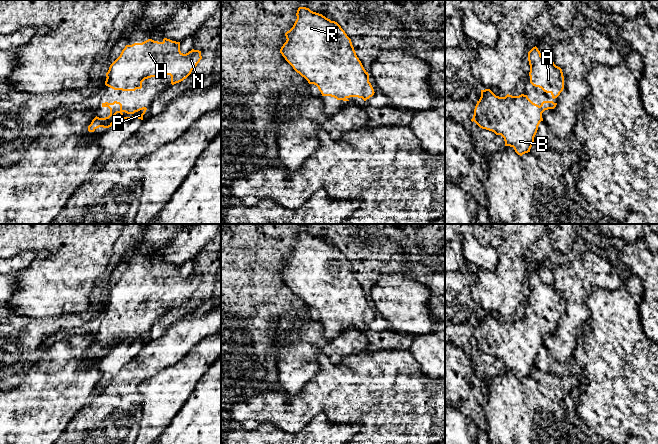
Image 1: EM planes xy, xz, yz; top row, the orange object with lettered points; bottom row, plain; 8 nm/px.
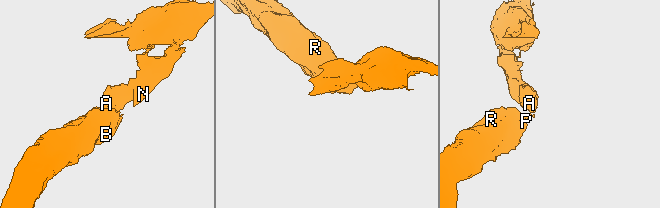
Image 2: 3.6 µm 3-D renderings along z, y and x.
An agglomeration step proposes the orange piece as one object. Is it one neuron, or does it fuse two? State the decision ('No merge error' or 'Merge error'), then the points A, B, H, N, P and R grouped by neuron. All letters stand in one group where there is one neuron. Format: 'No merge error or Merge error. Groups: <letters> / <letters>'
No merge error. Groups: A B H N P R

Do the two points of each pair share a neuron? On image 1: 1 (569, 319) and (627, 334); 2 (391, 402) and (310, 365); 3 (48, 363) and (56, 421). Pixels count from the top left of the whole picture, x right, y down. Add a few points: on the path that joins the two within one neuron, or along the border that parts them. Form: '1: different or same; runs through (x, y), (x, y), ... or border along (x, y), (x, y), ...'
1: different; border along (586, 300), (590, 317), (583, 328)
2: different; border along (327, 355), (318, 357), (318, 371), (302, 386)
3: same; runs through (48, 377), (48, 407)

